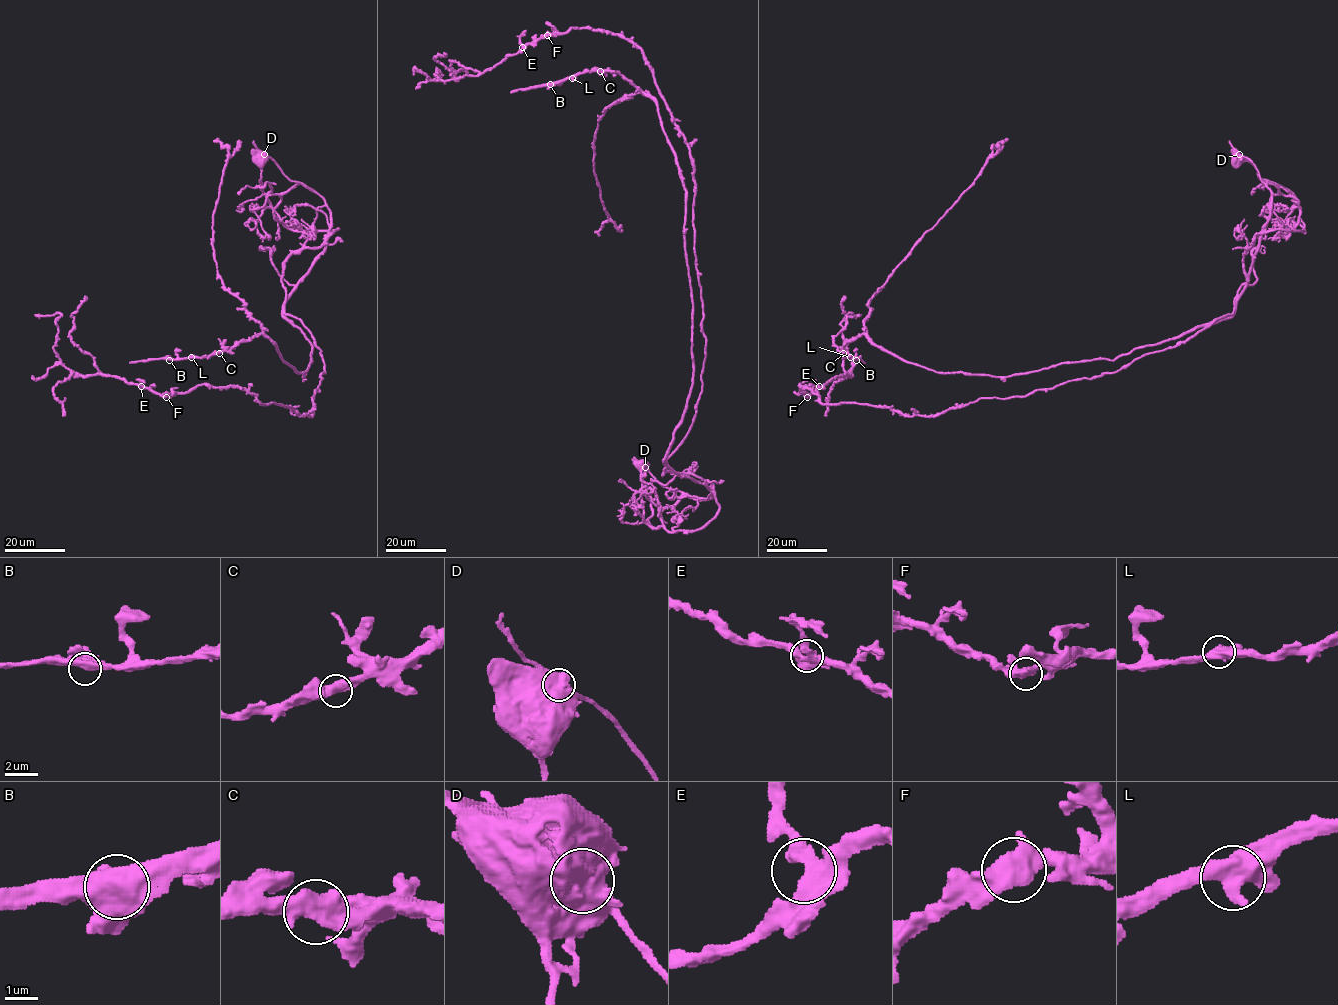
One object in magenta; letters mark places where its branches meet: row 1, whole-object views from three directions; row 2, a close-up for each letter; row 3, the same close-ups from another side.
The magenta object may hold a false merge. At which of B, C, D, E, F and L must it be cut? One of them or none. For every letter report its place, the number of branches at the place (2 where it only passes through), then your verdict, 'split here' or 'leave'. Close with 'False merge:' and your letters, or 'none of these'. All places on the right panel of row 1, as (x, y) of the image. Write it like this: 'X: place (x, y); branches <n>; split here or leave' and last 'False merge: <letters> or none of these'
B: place (856, 360); branches 2; leave
C: place (843, 353); branches 2; leave
D: place (1239, 154); branches 1; split here
E: place (819, 386); branches 2; leave
F: place (807, 397); branches 2; leave
L: place (850, 357); branches 2; leave
False merge: D

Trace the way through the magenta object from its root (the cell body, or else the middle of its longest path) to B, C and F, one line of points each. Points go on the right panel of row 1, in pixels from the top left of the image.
B: (1237, 159), (1271, 211), (1228, 317), (1008, 376), (928, 369), (864, 334), (843, 347), (856, 360)
C: (1237, 159), (1257, 168), (1271, 211), (1226, 318), (1114, 360), (1008, 376), (928, 369), (864, 334), (843, 353)
F: (1237, 159), (1270, 189), (1270, 217), (1234, 311), (1184, 341), (931, 416), (823, 404), (800, 385), (807, 397)

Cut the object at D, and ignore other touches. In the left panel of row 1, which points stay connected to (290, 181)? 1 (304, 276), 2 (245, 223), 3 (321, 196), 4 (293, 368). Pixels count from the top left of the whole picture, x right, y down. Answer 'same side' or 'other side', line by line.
1: same side
2: same side
3: same side
4: same side

